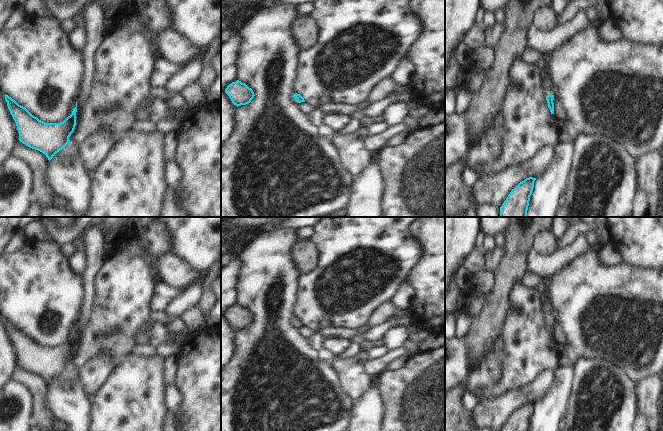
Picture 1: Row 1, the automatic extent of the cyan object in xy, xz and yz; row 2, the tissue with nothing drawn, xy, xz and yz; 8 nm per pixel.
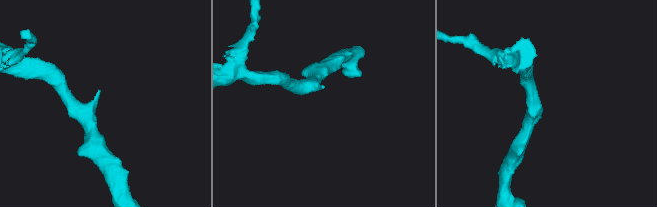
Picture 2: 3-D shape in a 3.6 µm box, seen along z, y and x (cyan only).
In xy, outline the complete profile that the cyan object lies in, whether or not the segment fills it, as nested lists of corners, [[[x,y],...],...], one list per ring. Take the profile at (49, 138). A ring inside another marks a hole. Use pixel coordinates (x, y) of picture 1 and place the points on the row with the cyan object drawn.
[[[6,94],[5,101],[7,102],[8,109],[16,123],[19,133],[19,141],[32,149],[42,152],[46,155],[49,161],[56,153],[62,150],[70,142],[69,137],[74,132],[76,126],[77,102],[72,114],[63,122],[45,123],[33,116],[25,107],[19,105],[15,100]]]

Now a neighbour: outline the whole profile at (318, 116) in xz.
[[[315,108],[310,115],[311,115],[311,119],[317,126],[326,124],[325,119],[327,114],[324,113],[322,110]]]

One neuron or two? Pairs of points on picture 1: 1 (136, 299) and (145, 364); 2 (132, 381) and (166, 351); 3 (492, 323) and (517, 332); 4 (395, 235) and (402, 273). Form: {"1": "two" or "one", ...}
{"1": "two", "2": "two", "3": "two", "4": "one"}

